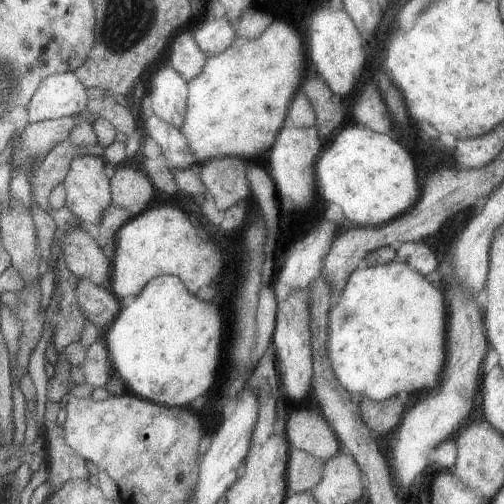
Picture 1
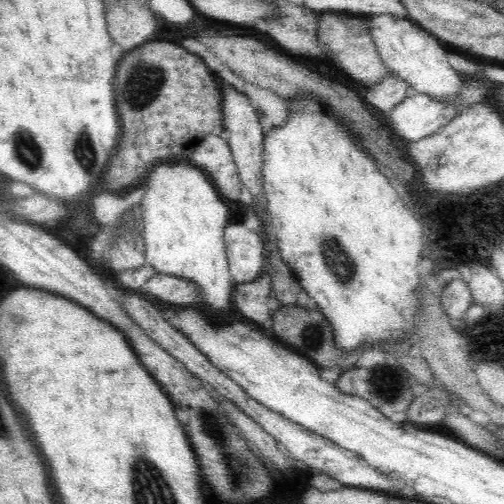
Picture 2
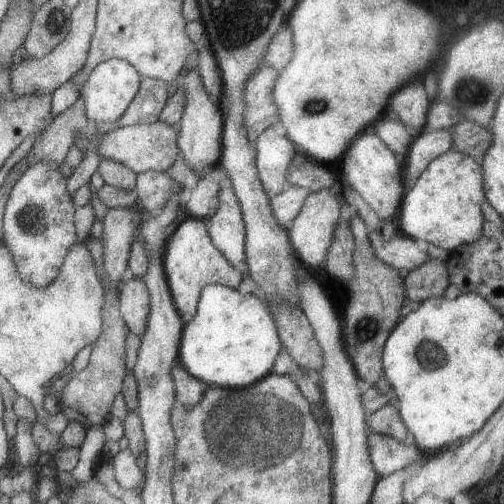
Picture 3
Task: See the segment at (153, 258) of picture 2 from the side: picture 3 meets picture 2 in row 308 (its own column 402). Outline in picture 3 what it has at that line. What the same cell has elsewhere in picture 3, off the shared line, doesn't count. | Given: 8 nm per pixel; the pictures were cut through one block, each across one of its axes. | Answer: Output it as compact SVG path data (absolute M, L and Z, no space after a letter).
M449 150L441 154L441 158L435 158L419 174L413 188L405 192L399 210L399 232L409 236L411 240L421 238L433 246L453 252L459 246L481 240L485 222L481 214L483 202L487 202L483 190L483 166L459 150Z

